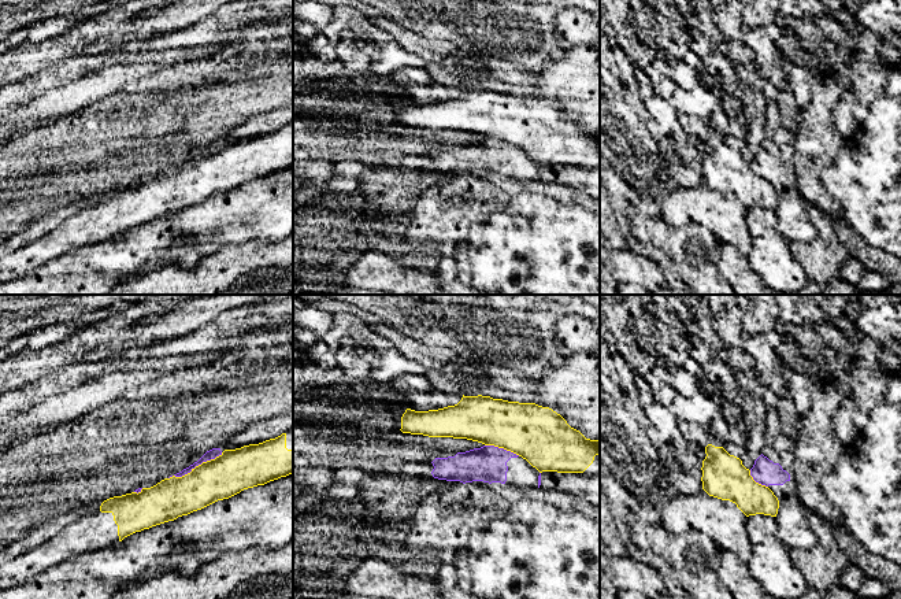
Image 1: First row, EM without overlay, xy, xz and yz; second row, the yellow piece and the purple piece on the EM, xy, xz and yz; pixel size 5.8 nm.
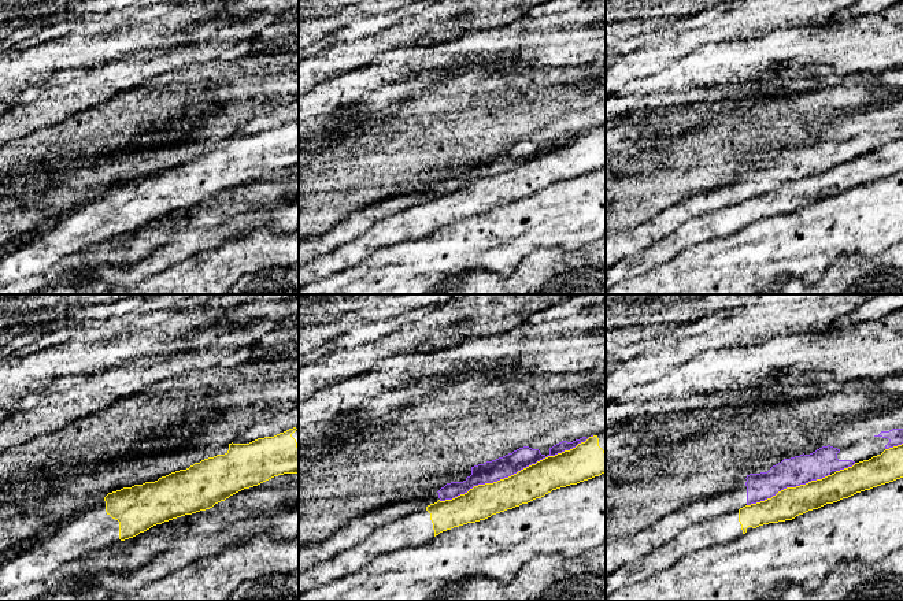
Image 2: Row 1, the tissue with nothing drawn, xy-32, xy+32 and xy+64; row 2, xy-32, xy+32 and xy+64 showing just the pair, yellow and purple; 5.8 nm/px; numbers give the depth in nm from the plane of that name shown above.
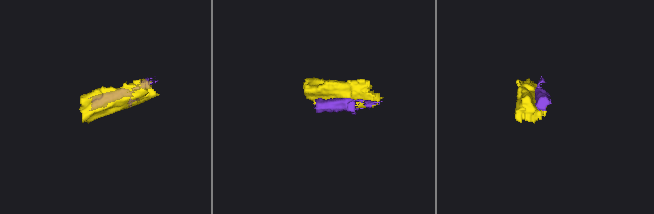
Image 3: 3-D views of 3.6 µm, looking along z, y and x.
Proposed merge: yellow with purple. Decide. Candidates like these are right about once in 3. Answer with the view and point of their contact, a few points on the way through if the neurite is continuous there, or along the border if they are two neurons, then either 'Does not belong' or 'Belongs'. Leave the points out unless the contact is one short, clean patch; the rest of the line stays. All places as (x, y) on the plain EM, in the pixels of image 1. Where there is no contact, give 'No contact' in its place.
Touches yellow at xy (196, 159). Does not belong

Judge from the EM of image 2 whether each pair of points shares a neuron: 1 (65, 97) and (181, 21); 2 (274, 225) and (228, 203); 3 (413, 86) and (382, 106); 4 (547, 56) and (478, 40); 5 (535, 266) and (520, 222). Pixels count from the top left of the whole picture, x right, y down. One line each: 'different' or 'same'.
1: different
2: same
3: same
4: same
5: different

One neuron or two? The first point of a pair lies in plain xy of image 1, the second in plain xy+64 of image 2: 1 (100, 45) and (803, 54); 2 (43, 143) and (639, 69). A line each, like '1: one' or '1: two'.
1: one
2: two

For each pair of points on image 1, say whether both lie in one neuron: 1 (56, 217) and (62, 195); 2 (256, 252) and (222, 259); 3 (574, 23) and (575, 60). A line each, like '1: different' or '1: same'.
1: different
2: same
3: different

